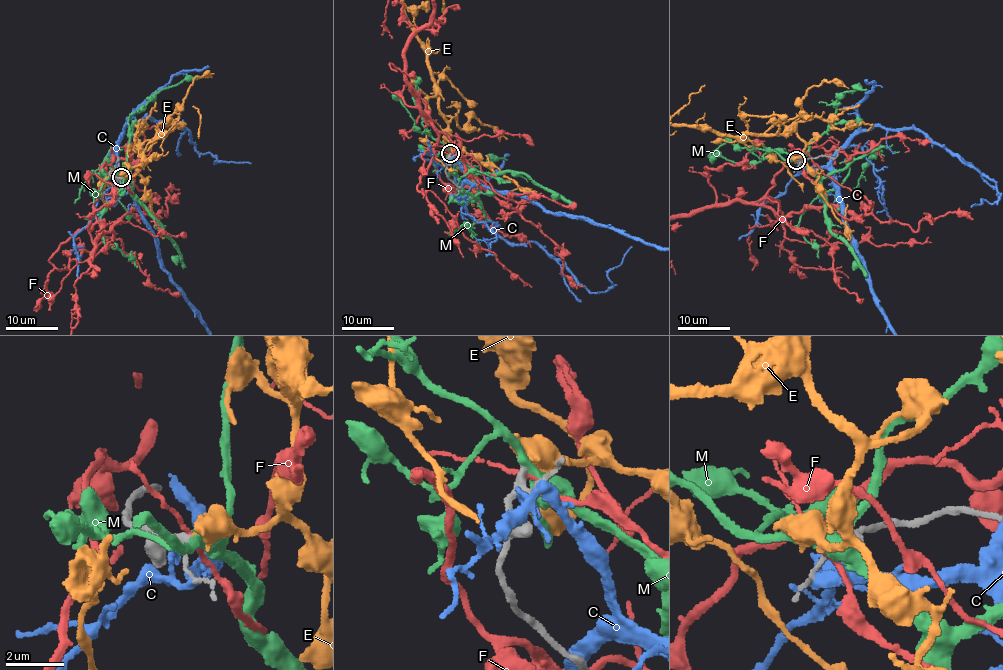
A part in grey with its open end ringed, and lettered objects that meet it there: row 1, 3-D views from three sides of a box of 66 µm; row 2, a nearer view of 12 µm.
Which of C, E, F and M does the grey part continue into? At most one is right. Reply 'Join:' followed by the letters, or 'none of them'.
Join: E

